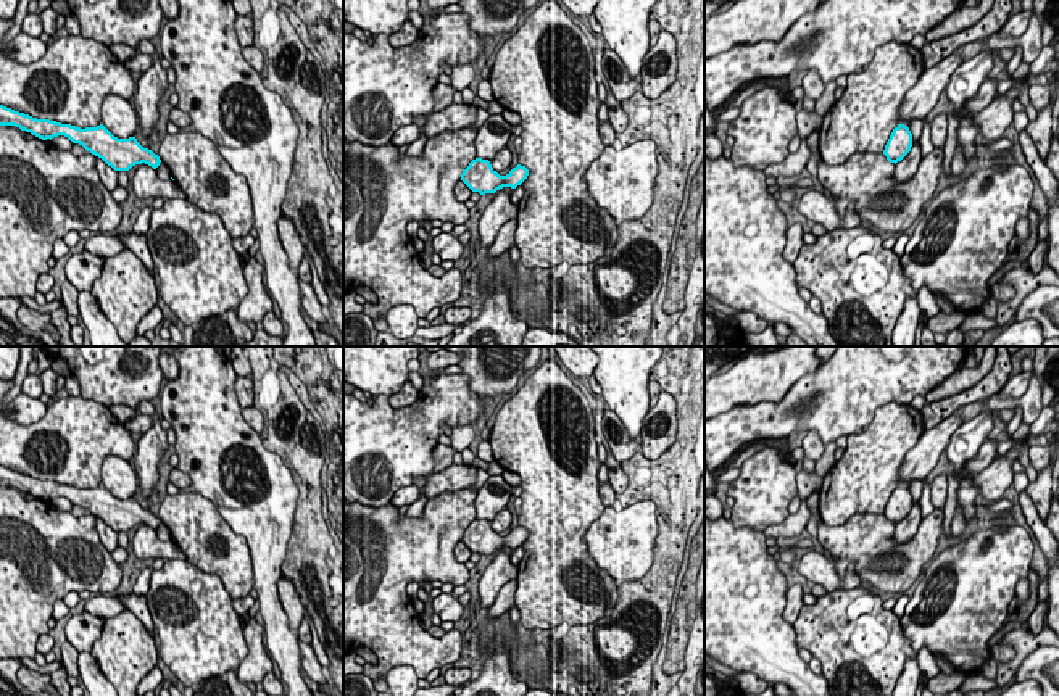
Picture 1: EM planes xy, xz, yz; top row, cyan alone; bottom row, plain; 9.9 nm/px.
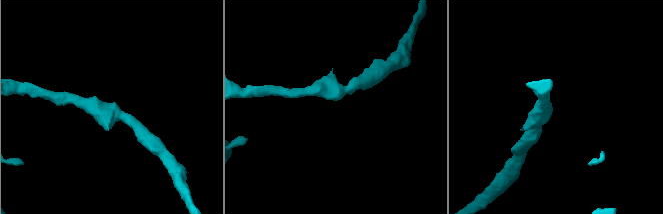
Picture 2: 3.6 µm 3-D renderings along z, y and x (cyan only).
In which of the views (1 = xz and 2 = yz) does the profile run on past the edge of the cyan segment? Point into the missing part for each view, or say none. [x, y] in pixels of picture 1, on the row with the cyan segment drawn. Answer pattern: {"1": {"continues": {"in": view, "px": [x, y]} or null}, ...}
{"1": {"continues": null}, "2": {"continues": null}}

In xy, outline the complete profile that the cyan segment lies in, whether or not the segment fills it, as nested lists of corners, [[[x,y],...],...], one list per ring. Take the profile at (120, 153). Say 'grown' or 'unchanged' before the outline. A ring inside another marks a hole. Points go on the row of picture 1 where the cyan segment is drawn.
unchanged; [[[0,105],[0,126],[19,127],[42,140],[64,135],[73,143],[79,143],[92,155],[102,158],[114,171],[129,171],[142,163],[156,169],[161,163],[160,156],[143,148],[135,137],[118,139],[103,124],[81,129],[50,119],[37,119]]]

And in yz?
unchanged; [[[898,124],[885,145],[883,155],[890,163],[896,164],[911,151],[911,147],[912,134],[909,127],[904,124]]]

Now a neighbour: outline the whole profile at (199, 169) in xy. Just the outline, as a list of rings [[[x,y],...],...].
[[[181,129],[160,142],[160,160],[187,200],[218,214],[232,238],[253,229],[253,205],[247,179],[232,171],[216,143],[200,132]]]

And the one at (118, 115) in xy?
[[[106,95],[102,103],[102,124],[118,139],[134,137],[139,124],[134,105],[118,95]]]

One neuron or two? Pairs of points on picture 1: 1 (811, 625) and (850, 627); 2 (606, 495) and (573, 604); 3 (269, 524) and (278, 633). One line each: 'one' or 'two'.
1: one
2: two
3: one

